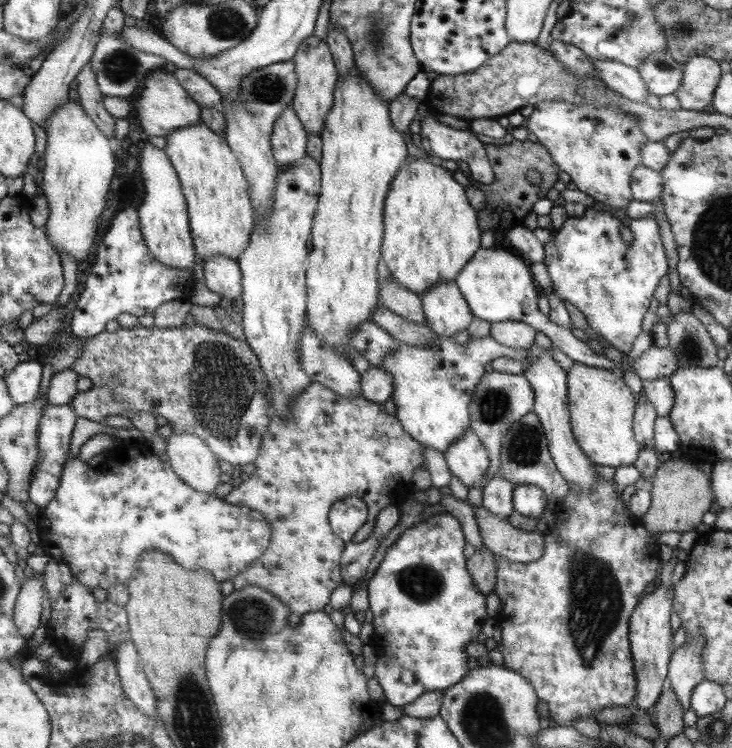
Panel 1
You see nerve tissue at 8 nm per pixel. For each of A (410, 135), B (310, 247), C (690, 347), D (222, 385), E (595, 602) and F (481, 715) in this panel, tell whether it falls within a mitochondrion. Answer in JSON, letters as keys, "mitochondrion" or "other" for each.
{"A":"other","B":"other","C":"mitochondrion","D":"mitochondrion","E":"mitochondrion","F":"mitochondrion"}

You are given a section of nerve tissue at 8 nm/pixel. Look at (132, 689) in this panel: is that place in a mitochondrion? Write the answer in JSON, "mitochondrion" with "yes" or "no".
{"mitochondrion":"no"}

